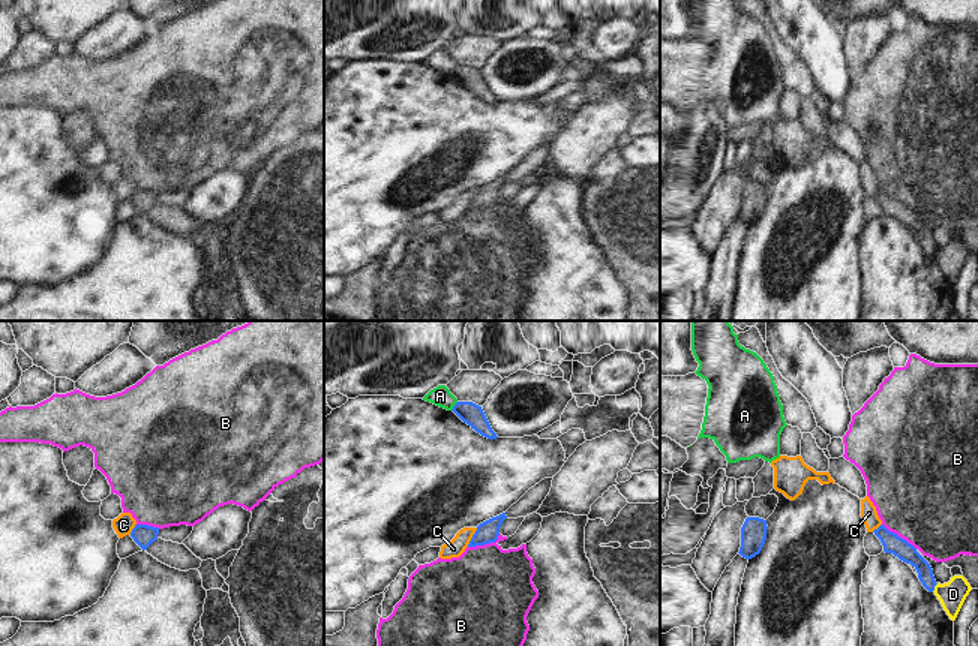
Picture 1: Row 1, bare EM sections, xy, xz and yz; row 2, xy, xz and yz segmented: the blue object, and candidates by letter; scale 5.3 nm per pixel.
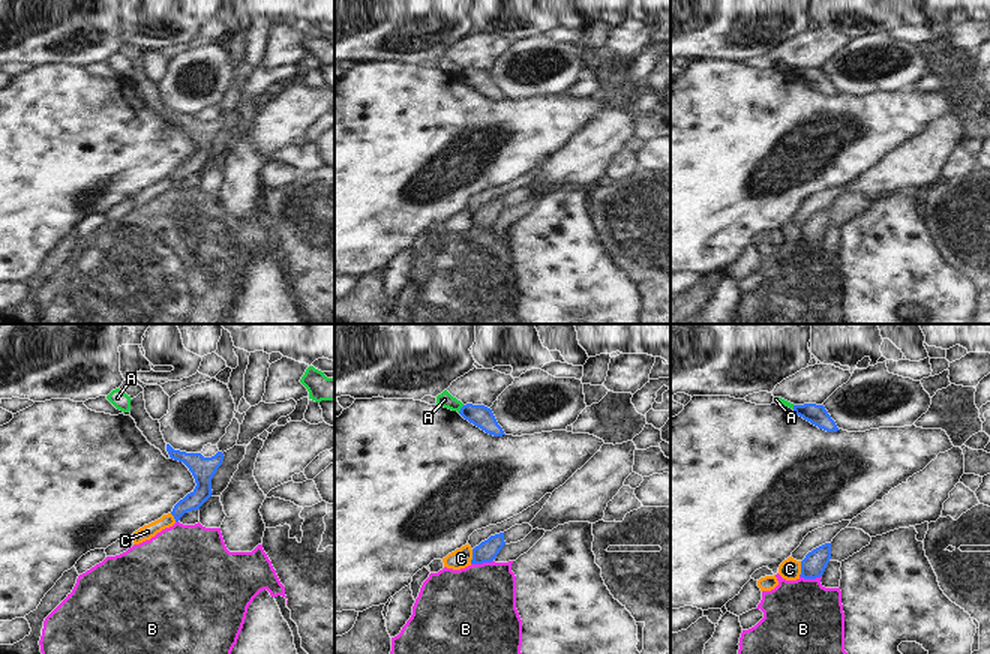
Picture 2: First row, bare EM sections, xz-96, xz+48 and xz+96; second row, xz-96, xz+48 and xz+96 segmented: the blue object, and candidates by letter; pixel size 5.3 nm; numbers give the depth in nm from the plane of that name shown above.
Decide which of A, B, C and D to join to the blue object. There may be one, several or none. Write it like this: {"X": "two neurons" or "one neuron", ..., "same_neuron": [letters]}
{"A": "two neurons", "B": "two neurons", "C": "two neurons", "D": "one neuron", "same_neuron": ["D"]}

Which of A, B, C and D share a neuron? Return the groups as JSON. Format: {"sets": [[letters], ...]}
{"sets": [["A", "C"], ["B"], ["D"]]}

